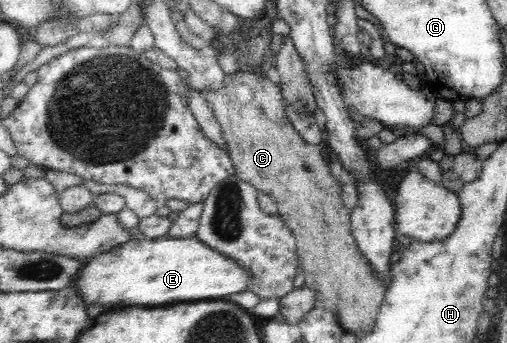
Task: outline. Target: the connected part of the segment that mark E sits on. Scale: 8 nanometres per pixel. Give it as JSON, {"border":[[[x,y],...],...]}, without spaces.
{"border":[[[131,238],[126,244],[99,254],[98,257],[88,258],[78,274],[78,297],[86,304],[102,304],[104,310],[116,306],[160,306],[160,304],[174,304],[174,302],[190,302],[190,300],[218,300],[226,294],[246,292],[248,286],[254,284],[254,275],[251,274],[236,259],[220,254],[207,243],[194,238]]]}

